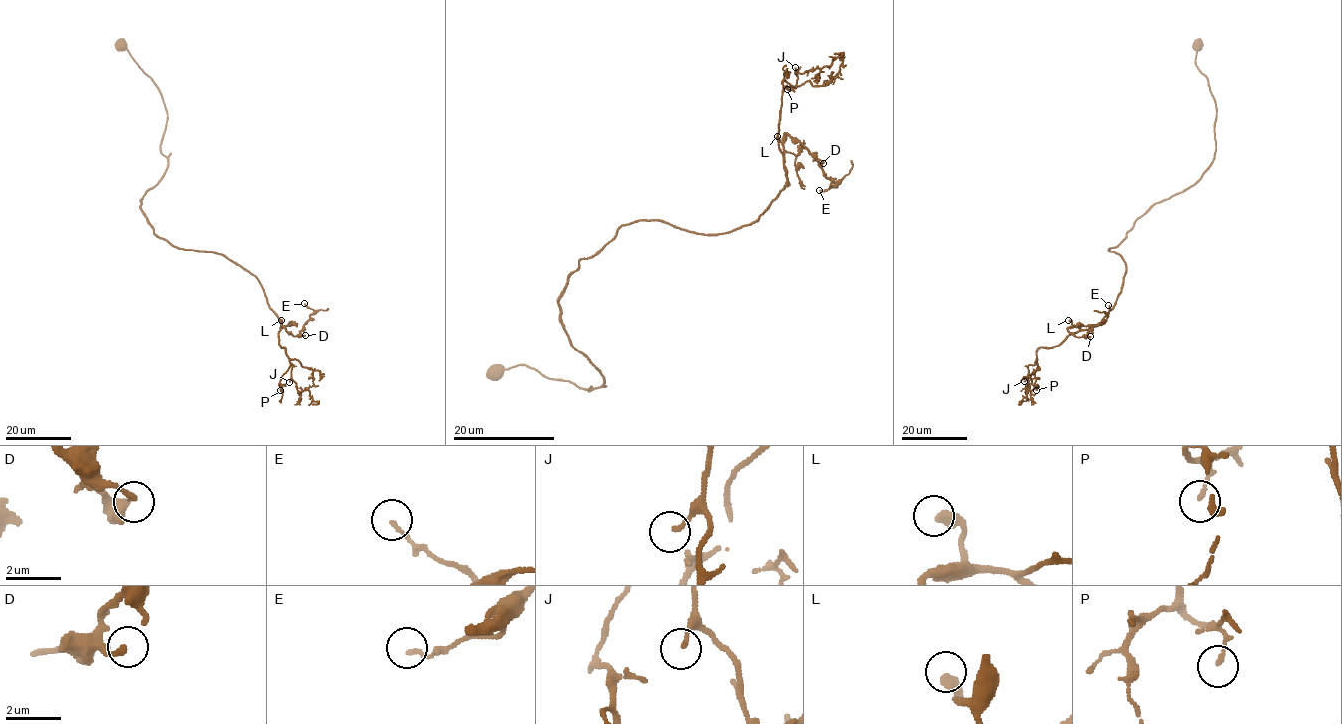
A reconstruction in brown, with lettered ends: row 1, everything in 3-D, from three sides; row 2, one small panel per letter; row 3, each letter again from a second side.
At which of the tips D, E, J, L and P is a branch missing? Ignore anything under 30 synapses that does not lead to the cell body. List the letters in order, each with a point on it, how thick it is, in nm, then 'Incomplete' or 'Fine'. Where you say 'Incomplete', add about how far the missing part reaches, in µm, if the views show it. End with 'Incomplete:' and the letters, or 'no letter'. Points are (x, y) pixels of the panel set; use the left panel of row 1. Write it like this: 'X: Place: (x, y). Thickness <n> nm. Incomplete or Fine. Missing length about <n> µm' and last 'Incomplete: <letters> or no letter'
D: Place: (305, 335). Thickness 190 nm. Fine
E: Place: (304, 303). Thickness 140 nm. Fine
J: Place: (289, 382). Thickness 140 nm. Fine
L: Place: (281, 320). Thickness 400 nm. Fine
P: Place: (280, 390). Thickness 130 nm. Fine
Incomplete: no letter

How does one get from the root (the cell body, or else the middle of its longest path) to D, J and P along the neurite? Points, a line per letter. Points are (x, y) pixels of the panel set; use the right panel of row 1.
D: (1196, 45), (1215, 156), (1109, 248), (1126, 268), (1115, 304), (1097, 325), (1067, 328), (1090, 336)
J: (1196, 45), (1216, 106), (1211, 166), (1109, 248), (1126, 268), (1115, 304), (1097, 325), (1039, 347), (1024, 381)
P: (1196, 45), (1216, 106), (1212, 163), (1109, 248), (1126, 268), (1115, 304), (1097, 325), (1037, 350), (1036, 390)

